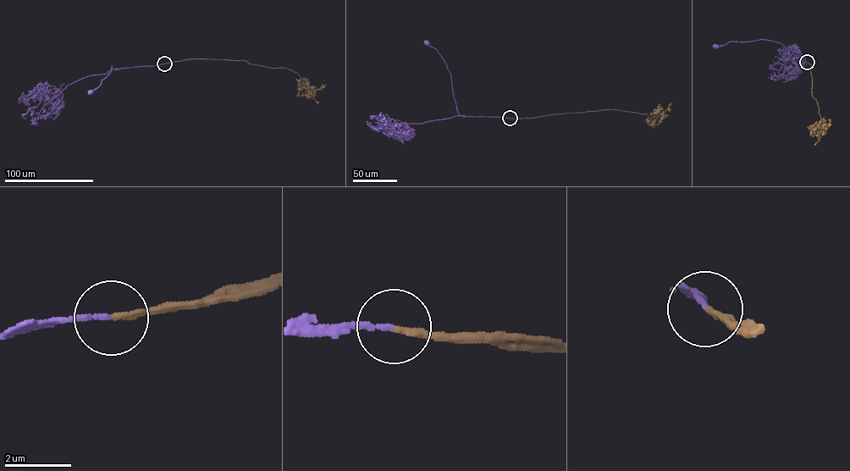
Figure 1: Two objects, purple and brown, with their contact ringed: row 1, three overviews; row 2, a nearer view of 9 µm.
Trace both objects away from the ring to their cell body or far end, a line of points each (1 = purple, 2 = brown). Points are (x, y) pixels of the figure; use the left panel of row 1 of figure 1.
1: (164, 63), (115, 69), (111, 65), (108, 74), (91, 91)
2: (164, 63), (195, 58), (244, 60), (250, 63), (293, 70), (300, 78), (302, 84), (313, 90), (325, 84)

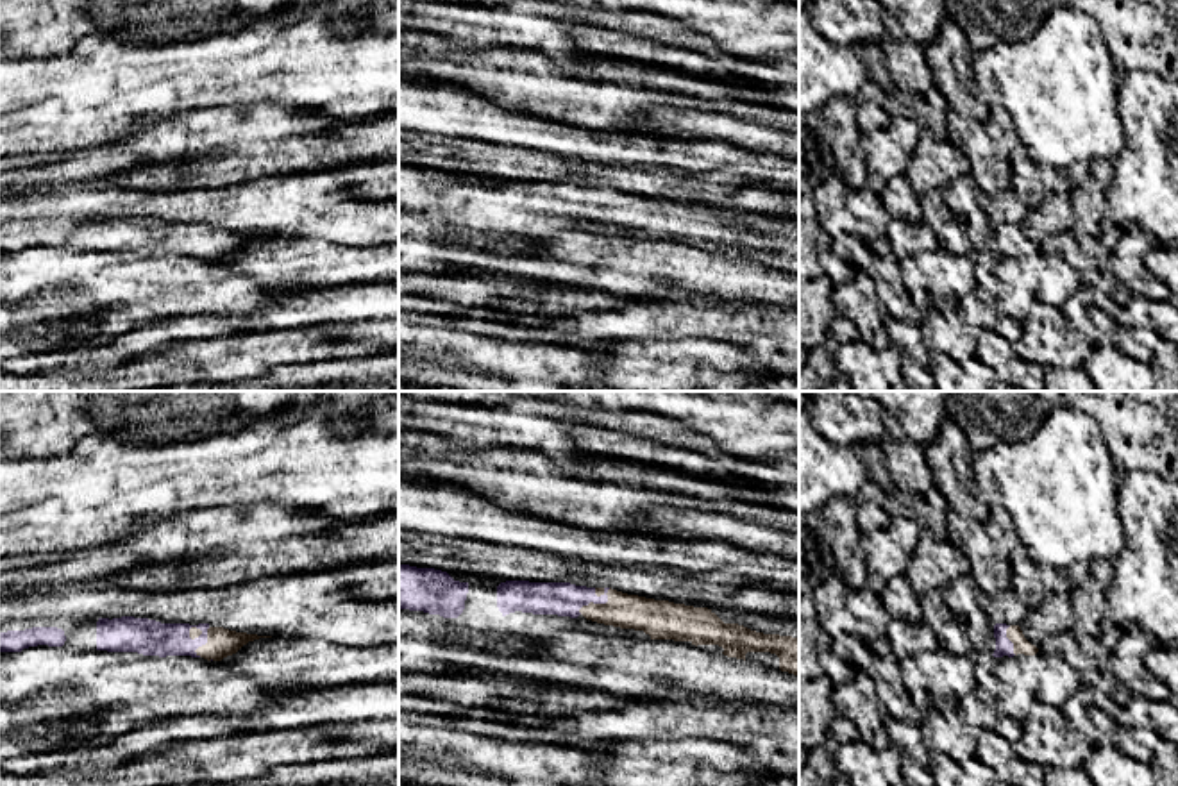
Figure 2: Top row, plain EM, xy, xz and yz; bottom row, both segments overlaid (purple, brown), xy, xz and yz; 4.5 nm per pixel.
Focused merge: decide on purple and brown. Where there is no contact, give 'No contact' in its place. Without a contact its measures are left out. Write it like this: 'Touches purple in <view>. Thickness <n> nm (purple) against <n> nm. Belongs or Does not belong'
Touches purple in xz. Thickness 160 nm (purple) against 160 nm. Belongs

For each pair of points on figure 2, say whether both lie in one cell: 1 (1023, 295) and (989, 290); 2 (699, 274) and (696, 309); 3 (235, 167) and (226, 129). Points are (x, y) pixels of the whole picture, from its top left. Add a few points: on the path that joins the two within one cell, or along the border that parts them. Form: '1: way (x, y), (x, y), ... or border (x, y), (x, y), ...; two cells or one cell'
1: border (994, 258), (991, 267), (998, 295), (991, 302); two cells
2: border (717, 299), (724, 301); two cells
3: border (270, 142), (254, 150), (226, 145), (188, 158); two cells

